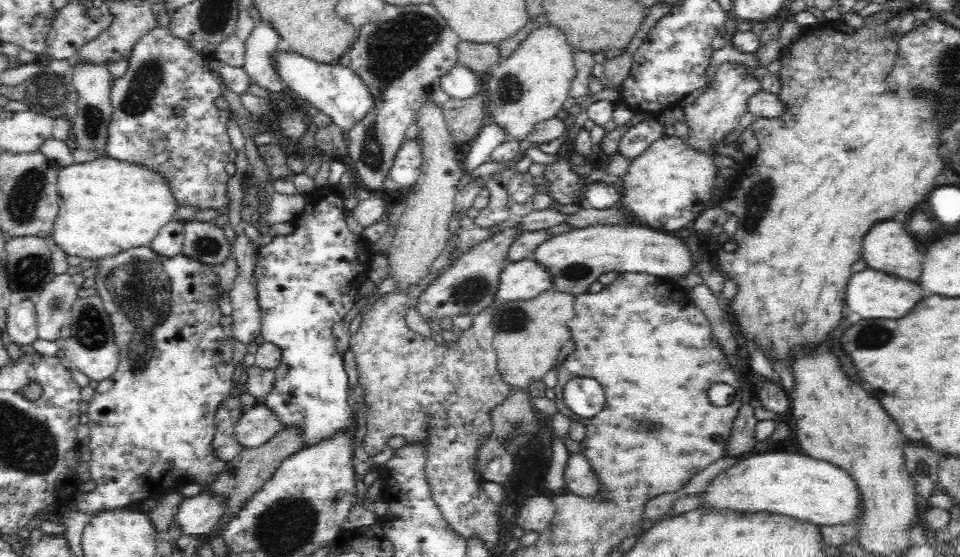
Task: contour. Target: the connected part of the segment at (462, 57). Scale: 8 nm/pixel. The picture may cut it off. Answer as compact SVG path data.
M459 39L457 57L460 66L478 73L492 72L499 62L499 50L492 43L475 43Z

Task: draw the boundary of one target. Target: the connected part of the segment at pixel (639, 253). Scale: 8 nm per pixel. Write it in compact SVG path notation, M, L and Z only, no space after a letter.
M600 223L599 225L575 228L570 232L564 232L564 234L552 234L532 250L529 258L548 273L554 290L572 294L574 297L580 293L587 293L590 285L596 282L604 272L652 274L668 279L672 276L674 278L686 276L695 265L694 257L680 237L648 228L639 223L628 225Z

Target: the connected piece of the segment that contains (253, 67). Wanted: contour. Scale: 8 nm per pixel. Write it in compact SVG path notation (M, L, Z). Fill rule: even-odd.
M263 21L252 30L245 42L245 63L242 67L250 82L266 93L280 94L285 89L271 63L271 54L280 46L282 43L276 31Z

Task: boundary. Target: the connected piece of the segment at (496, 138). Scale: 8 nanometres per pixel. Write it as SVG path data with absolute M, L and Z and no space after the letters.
M487 121L480 133L471 141L472 146L463 162L465 171L472 172L478 166L482 166L484 162L488 162L494 149L506 140L508 140L507 134L495 123Z

